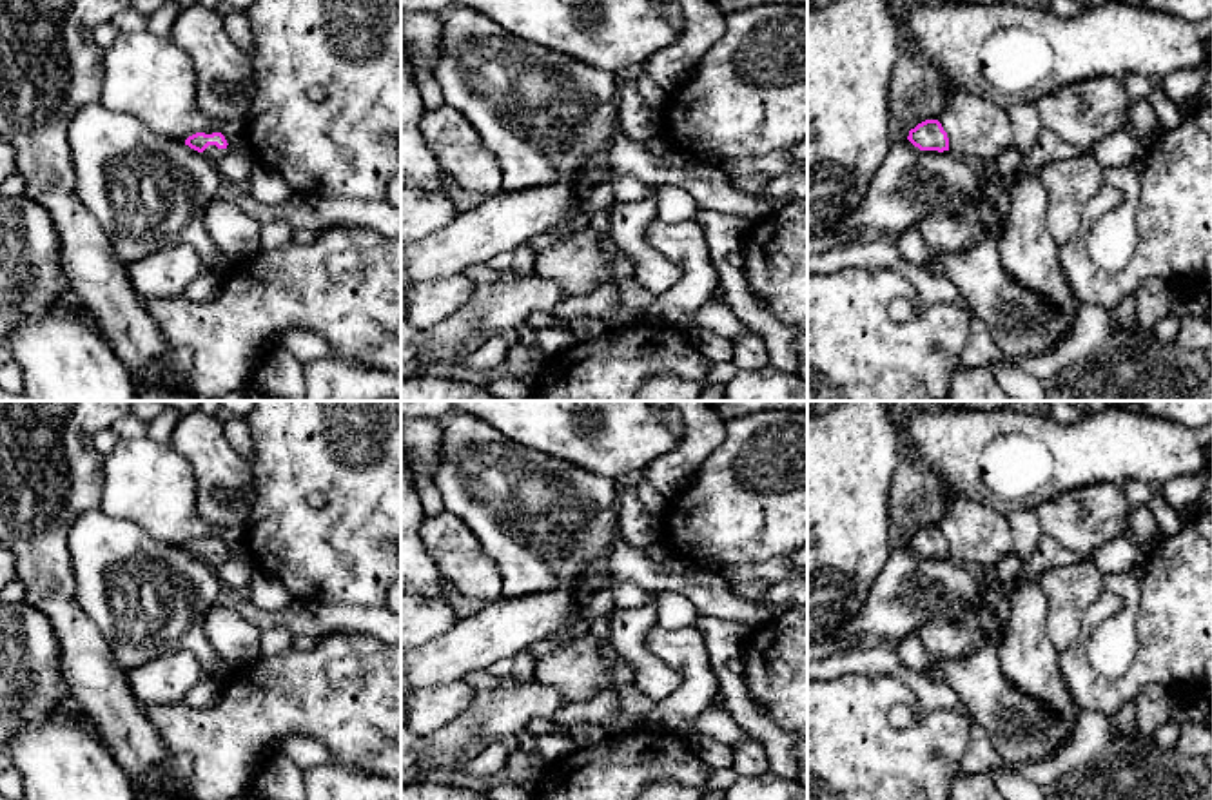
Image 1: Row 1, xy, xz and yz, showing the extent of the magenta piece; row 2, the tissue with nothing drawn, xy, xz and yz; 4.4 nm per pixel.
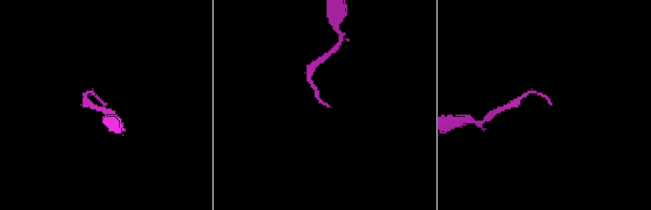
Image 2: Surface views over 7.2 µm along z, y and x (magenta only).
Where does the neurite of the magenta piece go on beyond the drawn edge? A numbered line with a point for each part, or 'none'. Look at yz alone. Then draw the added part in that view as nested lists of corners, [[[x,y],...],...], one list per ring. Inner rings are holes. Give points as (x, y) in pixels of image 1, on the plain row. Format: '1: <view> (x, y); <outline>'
none

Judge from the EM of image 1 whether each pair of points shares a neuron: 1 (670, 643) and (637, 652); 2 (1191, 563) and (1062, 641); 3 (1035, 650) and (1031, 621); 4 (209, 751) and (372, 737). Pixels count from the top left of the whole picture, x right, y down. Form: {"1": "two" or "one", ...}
{"1": "two", "2": "two", "3": "one", "4": "one"}

